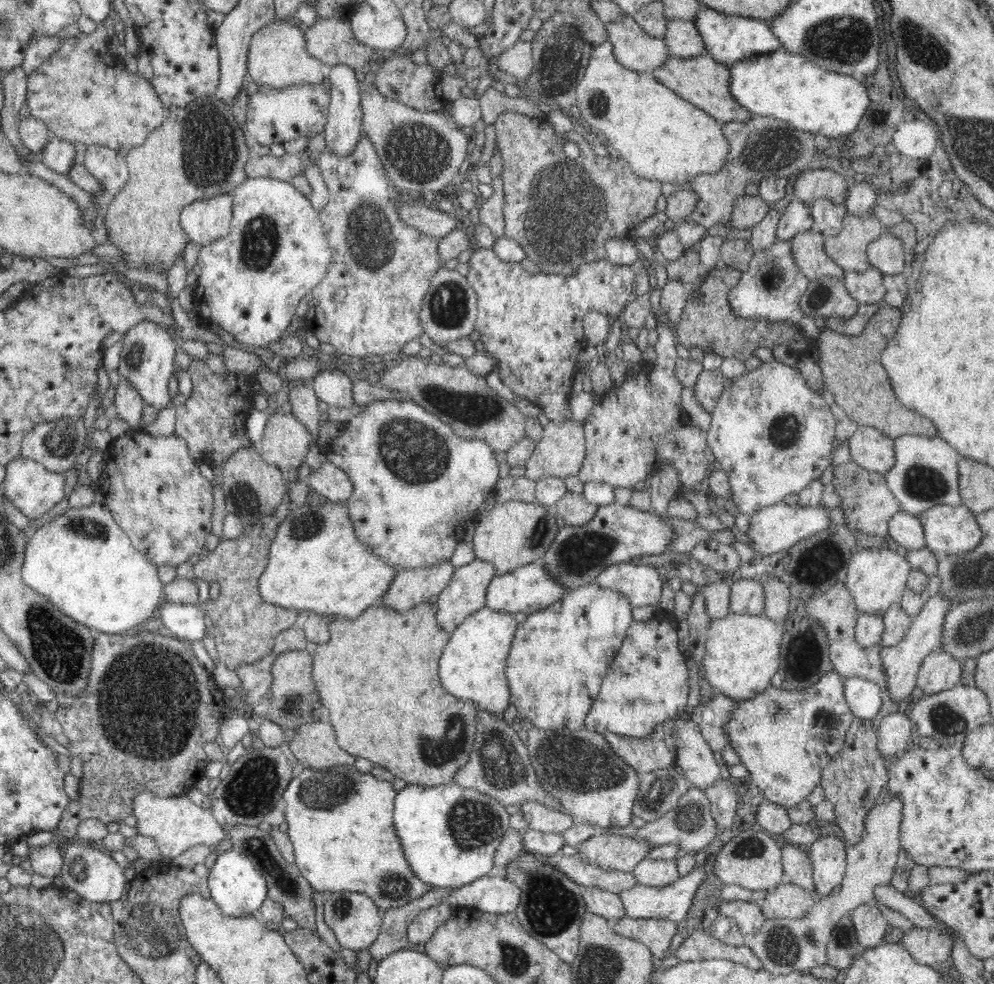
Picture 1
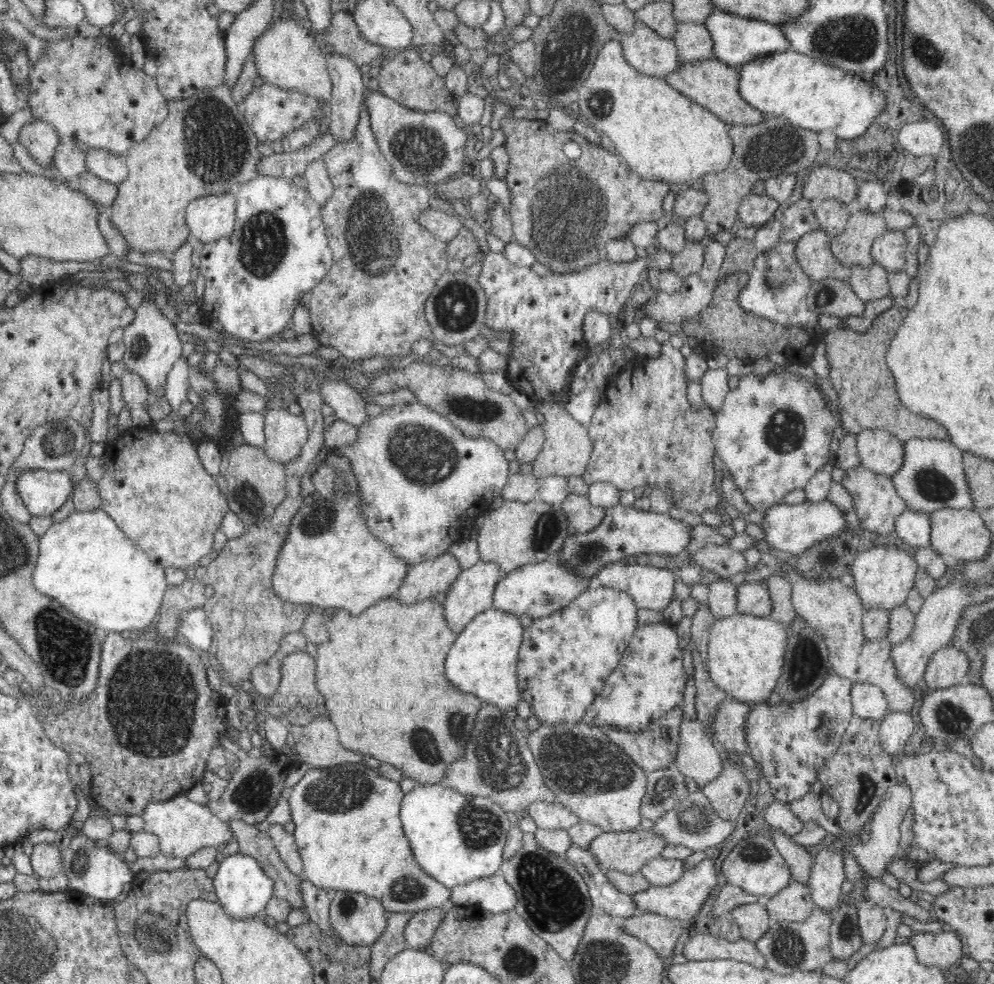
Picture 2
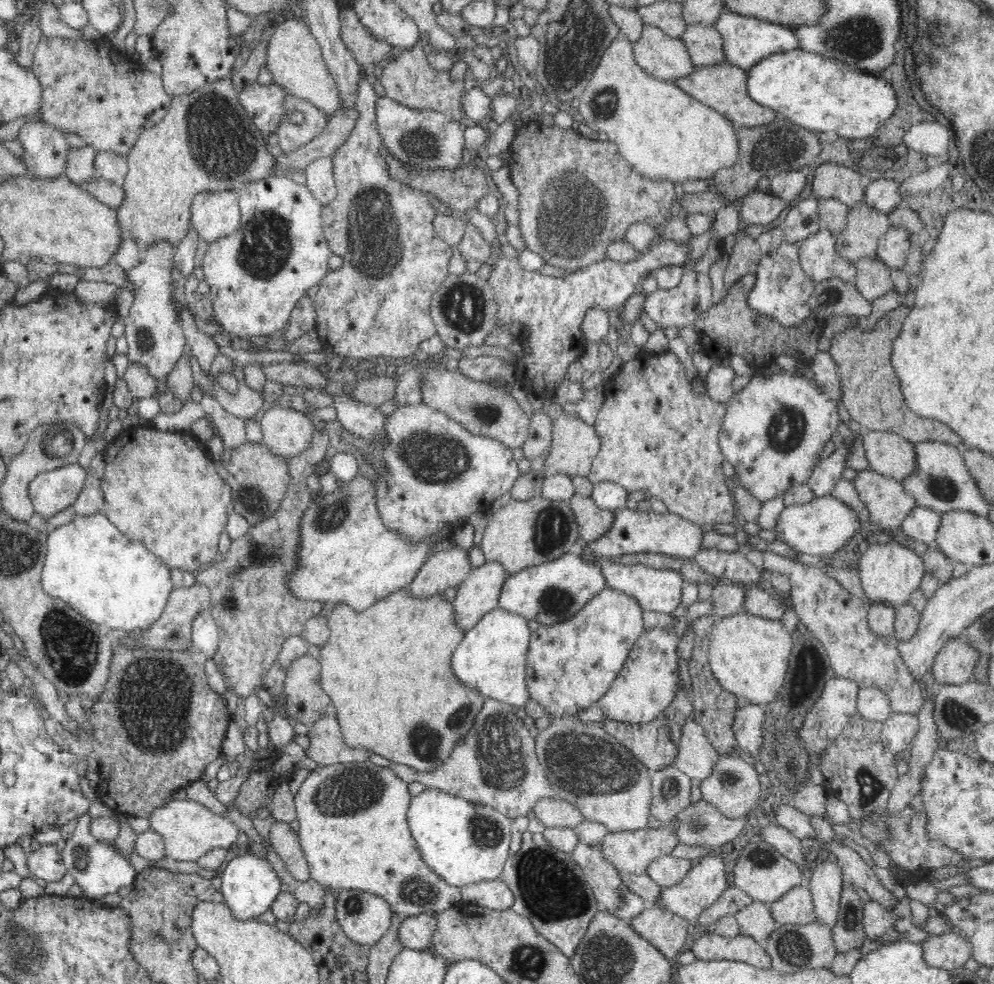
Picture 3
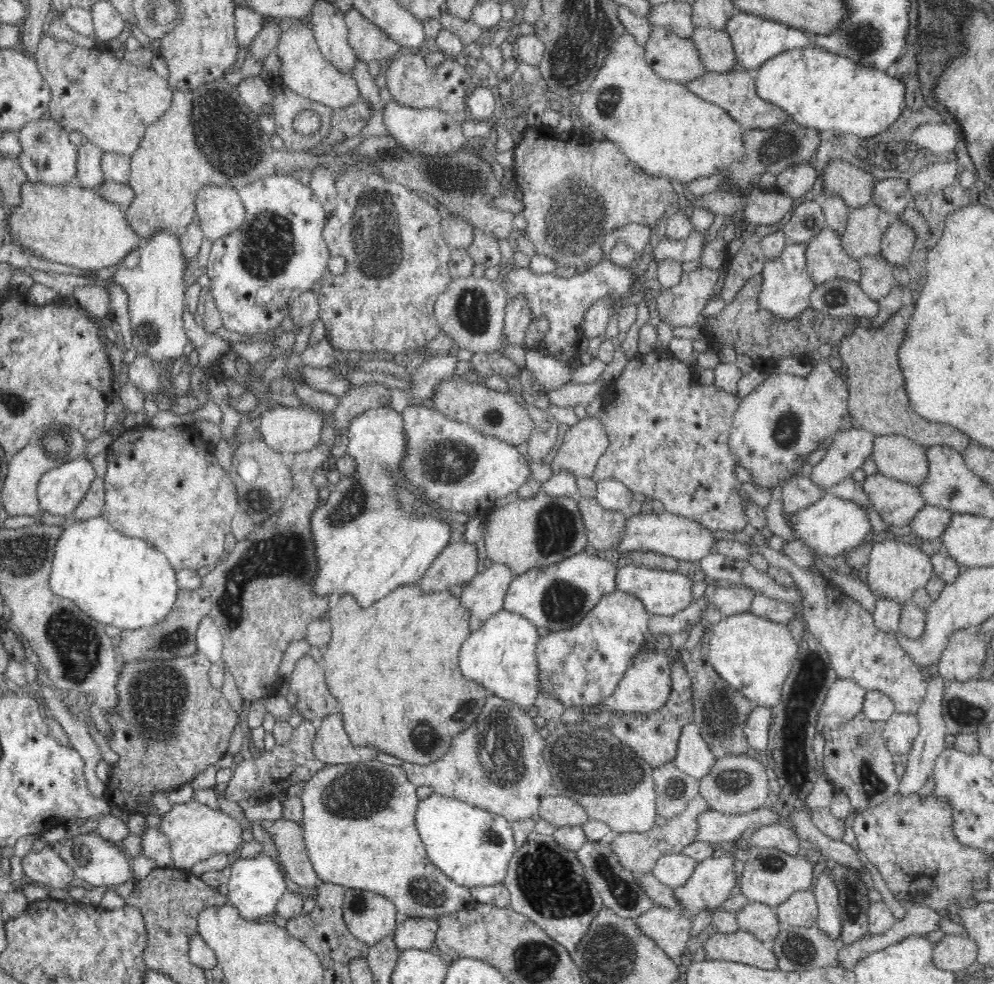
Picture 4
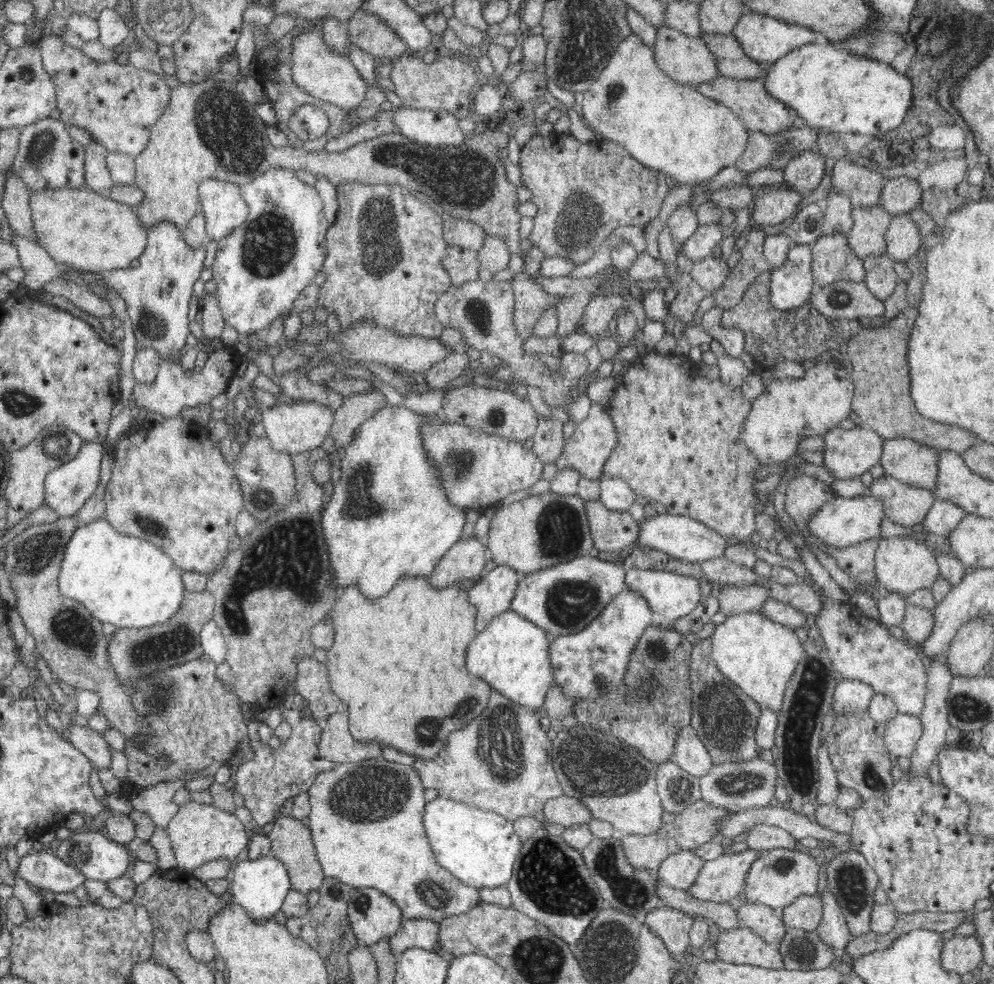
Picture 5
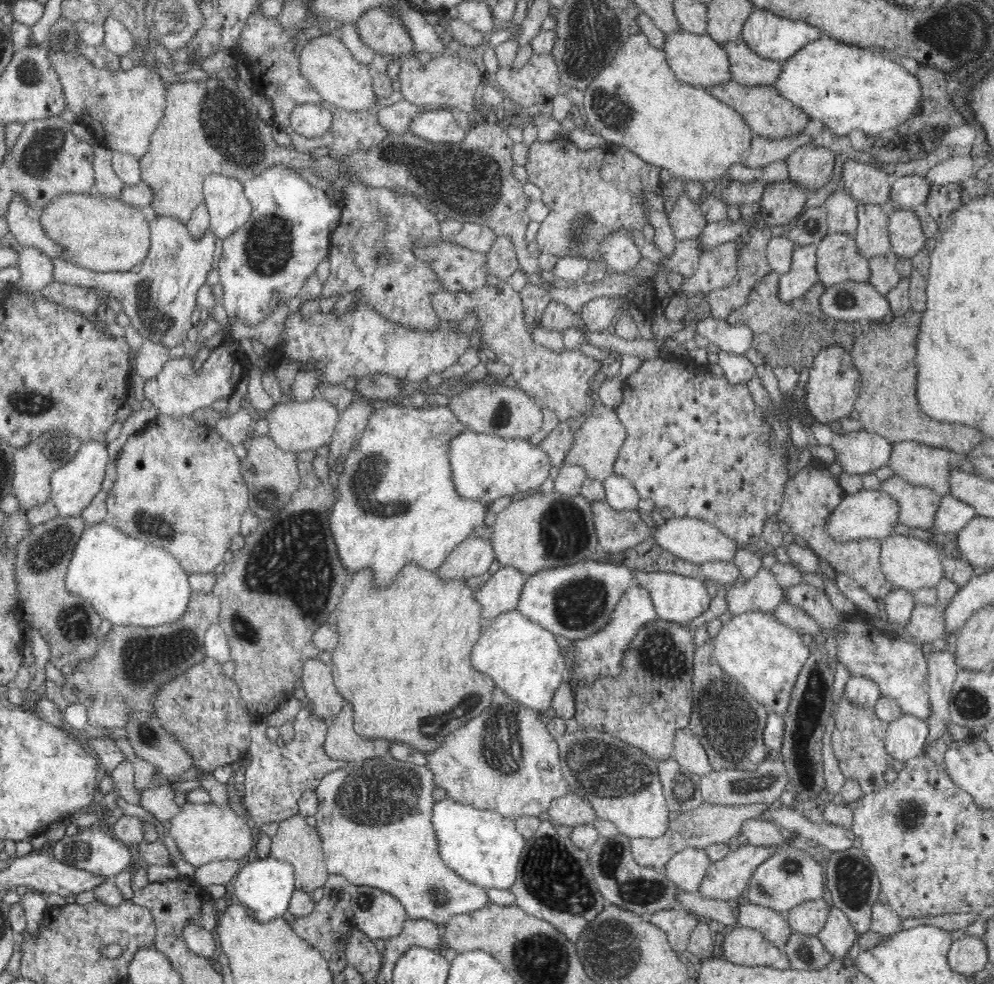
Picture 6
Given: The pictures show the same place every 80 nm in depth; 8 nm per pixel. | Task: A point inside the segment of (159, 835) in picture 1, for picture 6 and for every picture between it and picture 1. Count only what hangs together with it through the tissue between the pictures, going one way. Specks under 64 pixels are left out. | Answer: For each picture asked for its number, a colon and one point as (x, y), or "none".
2: (183, 826)
3: (190, 829)
4: (196, 832)
5: (199, 833)
6: (203, 833)

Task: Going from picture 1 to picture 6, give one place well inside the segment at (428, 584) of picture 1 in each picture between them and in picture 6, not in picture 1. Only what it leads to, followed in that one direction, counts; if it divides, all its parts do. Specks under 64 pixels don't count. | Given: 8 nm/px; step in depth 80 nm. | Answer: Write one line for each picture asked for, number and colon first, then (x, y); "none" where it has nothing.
2: (423, 580)
3: (447, 567)
4: (458, 563)
5: (465, 560)
6: (473, 557)

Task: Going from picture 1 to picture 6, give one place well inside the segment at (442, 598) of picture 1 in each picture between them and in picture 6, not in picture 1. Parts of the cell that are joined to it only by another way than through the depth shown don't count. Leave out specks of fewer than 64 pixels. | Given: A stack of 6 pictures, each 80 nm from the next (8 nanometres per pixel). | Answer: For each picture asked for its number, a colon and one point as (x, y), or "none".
2: (472, 593)
3: (478, 595)
4: (483, 596)
5: (491, 595)
6: (500, 592)

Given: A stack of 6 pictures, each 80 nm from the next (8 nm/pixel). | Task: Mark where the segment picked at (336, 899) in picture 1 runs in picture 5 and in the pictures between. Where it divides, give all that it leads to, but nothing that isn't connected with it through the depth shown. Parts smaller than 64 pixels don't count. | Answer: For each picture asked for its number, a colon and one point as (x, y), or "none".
2: (358, 919)
3: (364, 917)
4: (369, 916)
5: (374, 915)

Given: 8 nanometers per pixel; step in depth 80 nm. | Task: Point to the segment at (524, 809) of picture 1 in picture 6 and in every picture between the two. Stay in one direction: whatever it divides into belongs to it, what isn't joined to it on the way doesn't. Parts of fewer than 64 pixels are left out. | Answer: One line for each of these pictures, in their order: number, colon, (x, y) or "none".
2: (553, 815)
3: (553, 812)
4: (560, 810)
5: (566, 810)
6: (572, 810)

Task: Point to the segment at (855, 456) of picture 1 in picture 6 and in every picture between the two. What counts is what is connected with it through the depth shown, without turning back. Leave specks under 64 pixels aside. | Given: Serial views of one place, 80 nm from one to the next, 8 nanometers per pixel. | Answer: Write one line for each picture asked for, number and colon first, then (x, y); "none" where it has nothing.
2: (881, 452)
3: (888, 453)
4: (896, 456)
5: (914, 463)
6: (921, 465)

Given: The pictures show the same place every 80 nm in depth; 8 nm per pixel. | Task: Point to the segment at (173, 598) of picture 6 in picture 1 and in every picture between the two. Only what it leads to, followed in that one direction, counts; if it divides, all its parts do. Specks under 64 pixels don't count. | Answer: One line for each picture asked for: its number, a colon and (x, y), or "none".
1: (81, 561)
2: (87, 563)
3: (112, 580)
4: (118, 580)
5: (112, 574)

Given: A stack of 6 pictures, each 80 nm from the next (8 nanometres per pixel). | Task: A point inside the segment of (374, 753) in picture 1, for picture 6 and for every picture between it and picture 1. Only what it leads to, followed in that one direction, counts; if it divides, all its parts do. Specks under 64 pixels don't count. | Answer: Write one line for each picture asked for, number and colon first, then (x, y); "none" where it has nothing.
2: (376, 670)
3: (378, 664)
4: (398, 659)
5: (398, 658)
6: (404, 653)

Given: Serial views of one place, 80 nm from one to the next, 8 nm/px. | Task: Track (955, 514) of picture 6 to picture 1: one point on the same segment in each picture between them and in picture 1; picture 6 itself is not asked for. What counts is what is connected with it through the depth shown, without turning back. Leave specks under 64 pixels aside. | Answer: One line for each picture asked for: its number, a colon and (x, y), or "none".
1: (906, 529)
2: (913, 527)
3: (921, 524)
4: (930, 523)
5: (943, 517)

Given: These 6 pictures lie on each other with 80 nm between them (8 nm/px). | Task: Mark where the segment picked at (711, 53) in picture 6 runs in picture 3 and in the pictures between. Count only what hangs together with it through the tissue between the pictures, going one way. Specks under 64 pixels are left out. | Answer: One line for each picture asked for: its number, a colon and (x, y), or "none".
3: (667, 58)
4: (673, 58)
5: (686, 59)

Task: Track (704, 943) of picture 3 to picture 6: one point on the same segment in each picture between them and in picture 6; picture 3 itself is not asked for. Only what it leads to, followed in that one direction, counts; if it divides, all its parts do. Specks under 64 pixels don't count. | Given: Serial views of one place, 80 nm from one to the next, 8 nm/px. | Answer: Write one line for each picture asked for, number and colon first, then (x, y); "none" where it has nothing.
4: (743, 947)
5: (742, 946)
6: (746, 946)

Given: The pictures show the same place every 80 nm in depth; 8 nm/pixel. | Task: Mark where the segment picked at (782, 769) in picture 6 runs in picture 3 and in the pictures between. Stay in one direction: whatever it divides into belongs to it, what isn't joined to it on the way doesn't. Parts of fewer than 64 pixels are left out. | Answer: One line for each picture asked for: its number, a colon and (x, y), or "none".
3: (734, 787)
4: (737, 784)
5: (736, 787)

